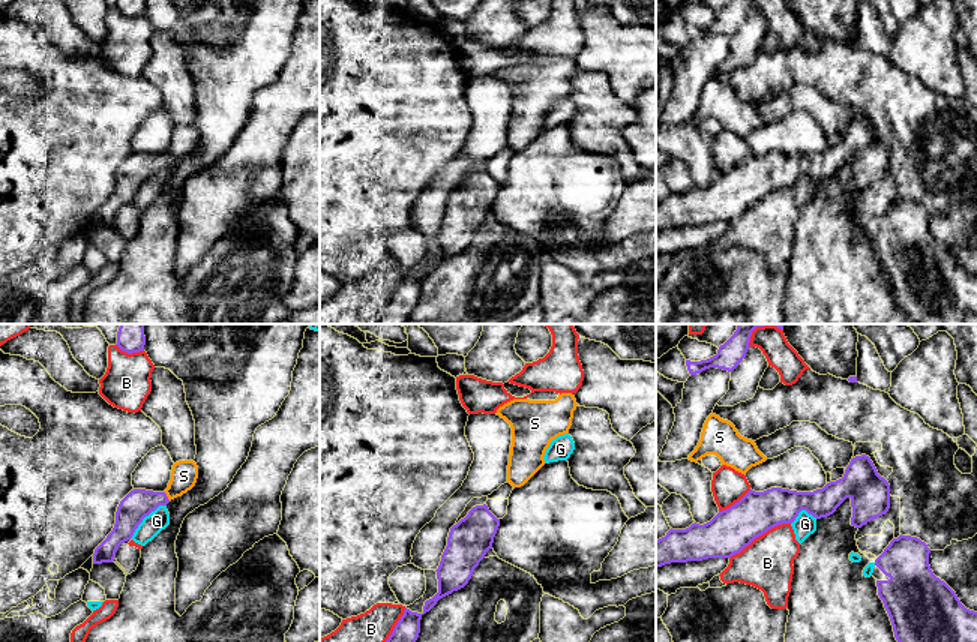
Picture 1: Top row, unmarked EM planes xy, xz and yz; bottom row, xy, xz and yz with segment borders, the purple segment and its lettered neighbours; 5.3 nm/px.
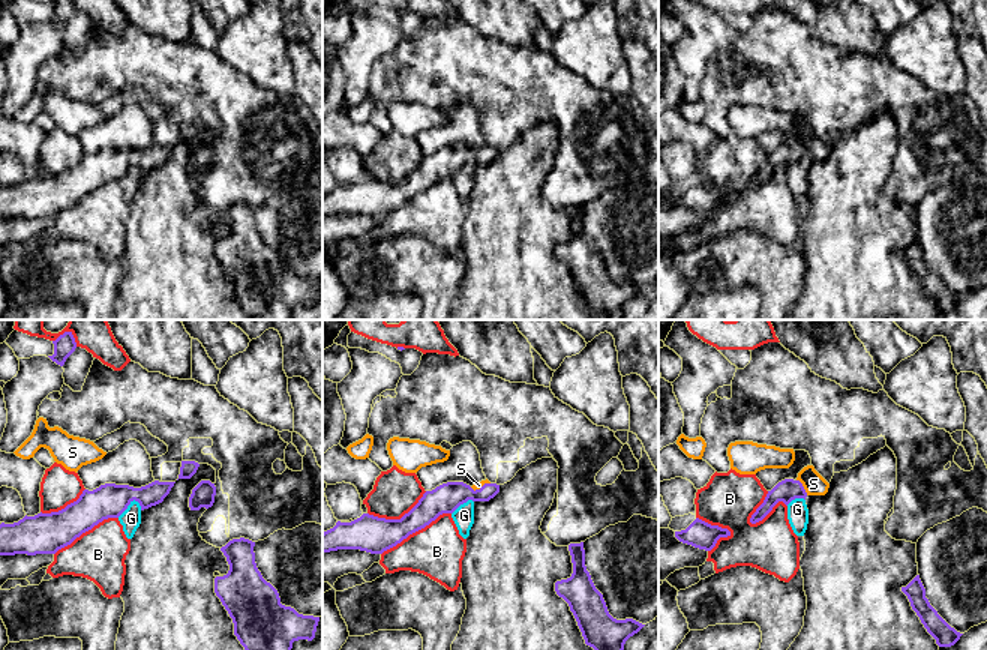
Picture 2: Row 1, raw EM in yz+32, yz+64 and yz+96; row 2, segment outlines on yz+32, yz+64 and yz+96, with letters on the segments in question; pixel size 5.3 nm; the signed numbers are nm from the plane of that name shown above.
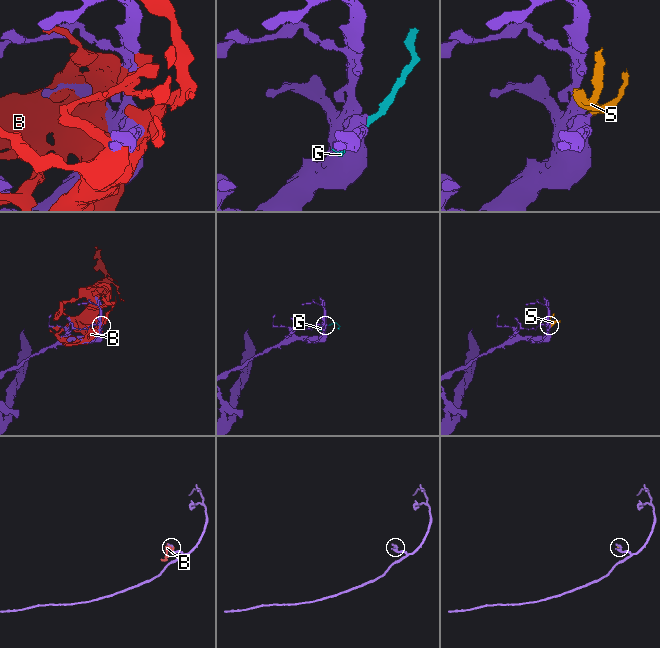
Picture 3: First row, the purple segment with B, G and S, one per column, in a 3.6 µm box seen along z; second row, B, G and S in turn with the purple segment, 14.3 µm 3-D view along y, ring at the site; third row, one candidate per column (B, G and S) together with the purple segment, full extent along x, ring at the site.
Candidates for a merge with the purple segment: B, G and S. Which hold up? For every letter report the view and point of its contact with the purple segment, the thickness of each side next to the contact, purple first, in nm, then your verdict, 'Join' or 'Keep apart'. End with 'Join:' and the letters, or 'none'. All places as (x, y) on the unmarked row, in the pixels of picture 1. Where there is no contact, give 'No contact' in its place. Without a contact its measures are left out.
B: Touches purple at yz (760, 198). Thickness 240 nm (purple) against 280 nm. Keep apart
G: Touches purple at xy (144, 180). Thickness 160 nm (purple) against 110 nm. Keep apart
S: Touches purple at xy (165, 159). Thickness 160 nm (purple) against 140 nm. Join
Join: S

